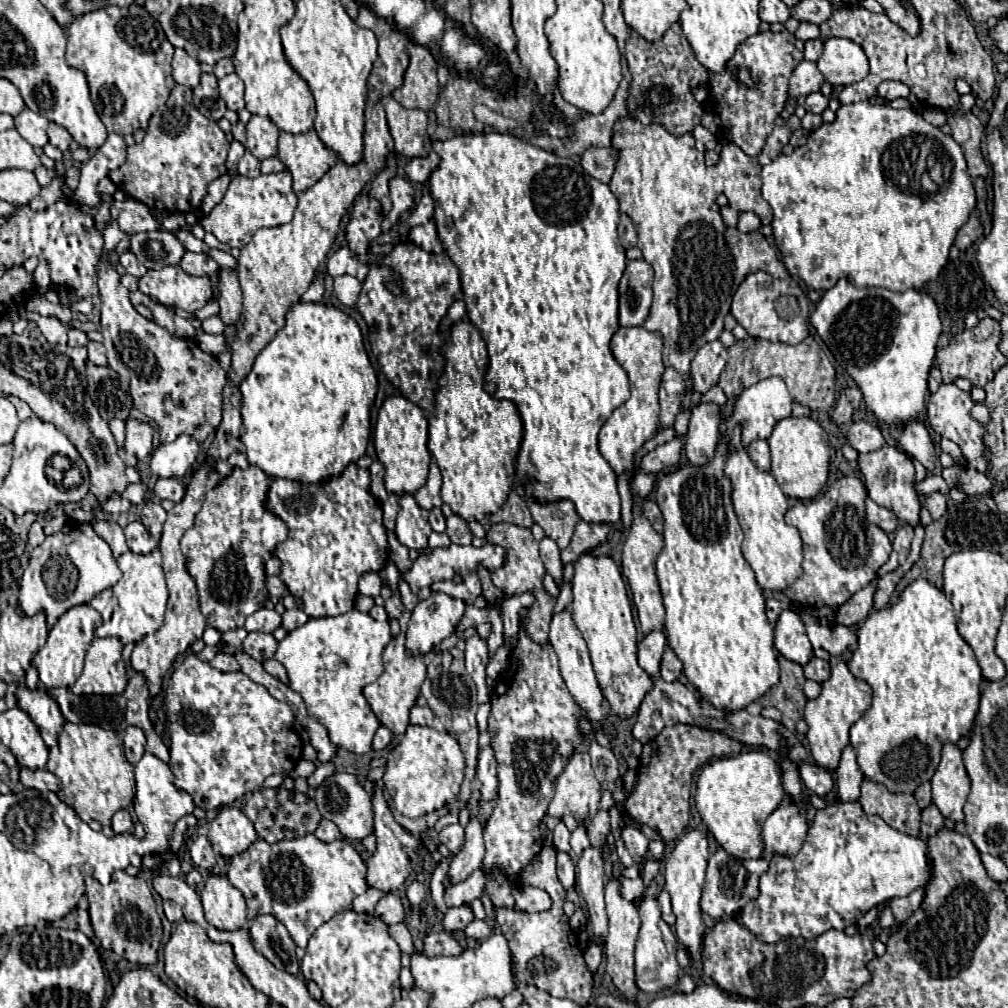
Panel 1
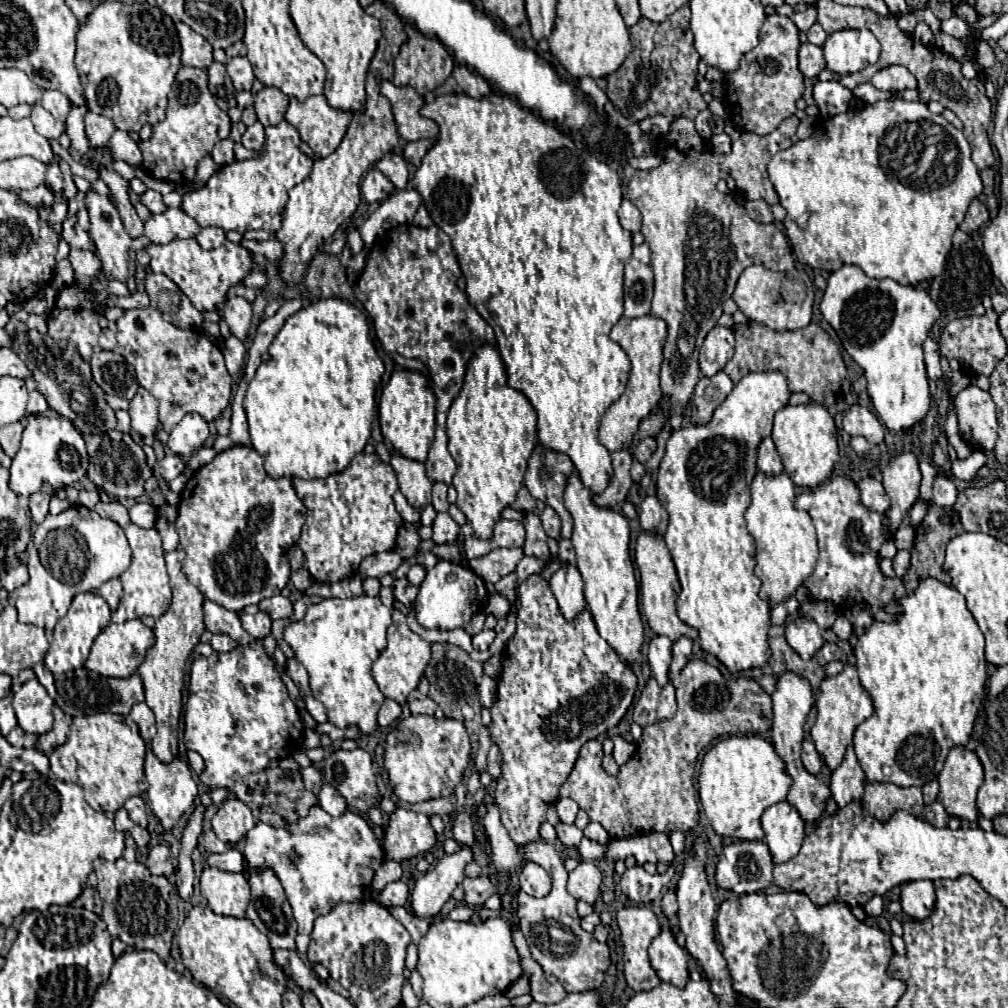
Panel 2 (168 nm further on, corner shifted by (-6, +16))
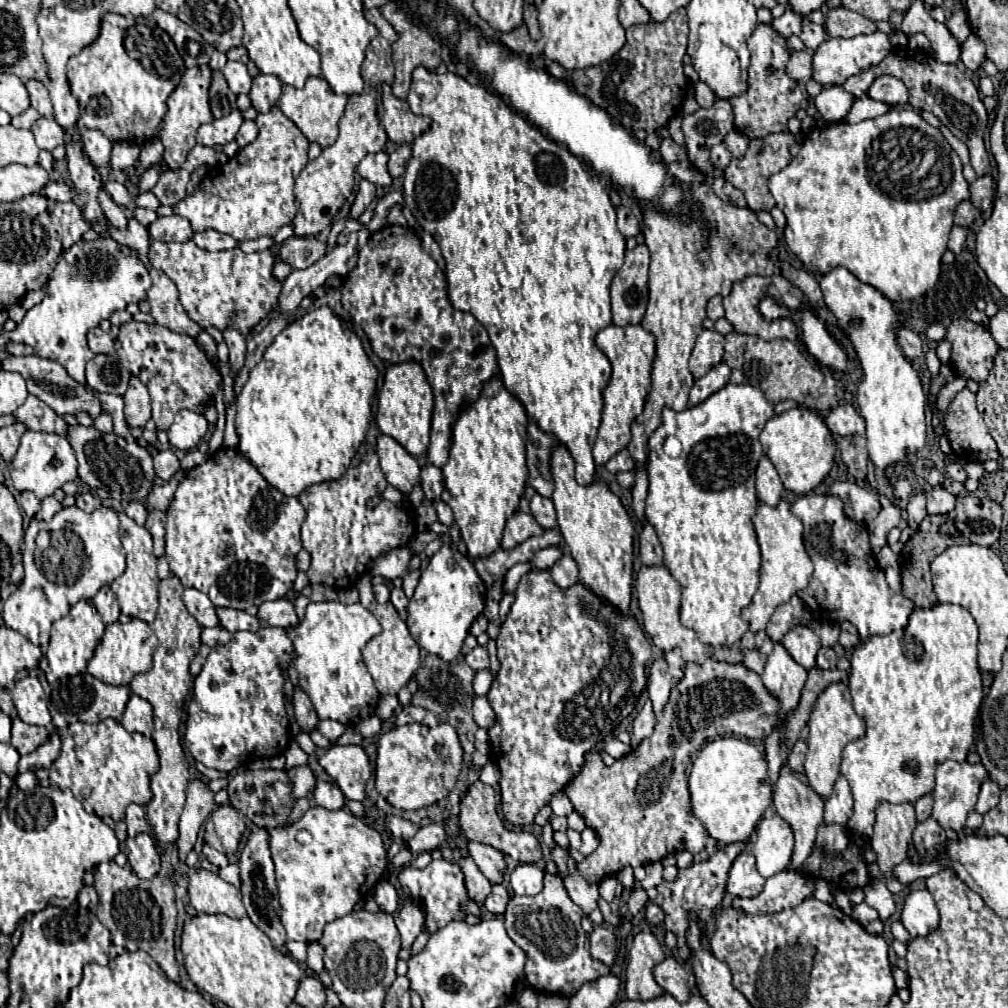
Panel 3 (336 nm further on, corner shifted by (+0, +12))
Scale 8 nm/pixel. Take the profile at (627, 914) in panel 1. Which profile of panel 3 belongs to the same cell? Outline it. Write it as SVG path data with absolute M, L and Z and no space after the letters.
M641 930L633 938L629 950L629 964L625 970L625 990L631 1000L651 1000L663 994L663 988L655 982L651 968L665 958L661 944L649 930Z

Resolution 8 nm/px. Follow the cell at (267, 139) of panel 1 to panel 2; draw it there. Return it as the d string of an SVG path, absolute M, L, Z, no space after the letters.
M265 86L261 92L255 94L255 112L265 128L279 124L287 112L287 106L289 98L279 88Z

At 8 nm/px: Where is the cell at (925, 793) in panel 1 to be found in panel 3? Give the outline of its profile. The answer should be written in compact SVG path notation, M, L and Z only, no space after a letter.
M929 794L921 796L917 802L915 802L915 812L917 812L917 820L925 820L927 816L931 816L931 808L933 808L933 798Z

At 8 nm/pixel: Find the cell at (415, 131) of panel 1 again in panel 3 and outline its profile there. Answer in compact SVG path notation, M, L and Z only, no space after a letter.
M383 84L383 128L395 144L411 144L415 138L430 128L431 120L425 116L417 116L411 112L405 100L399 100L391 94L391 88Z

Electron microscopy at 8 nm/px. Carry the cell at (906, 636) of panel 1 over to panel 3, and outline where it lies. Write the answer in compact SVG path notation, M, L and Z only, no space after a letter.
M935 604L931 608L915 608L901 636L871 636L855 648L851 656L849 690L855 712L867 722L867 732L863 738L845 746L841 774L849 780L855 800L853 818L847 822L847 828L865 840L869 840L873 832L875 806L879 802L917 802L917 798L933 790L939 762L965 762L967 752L973 746L975 716L984 698L977 666L977 634L977 624L965 608L957 604Z

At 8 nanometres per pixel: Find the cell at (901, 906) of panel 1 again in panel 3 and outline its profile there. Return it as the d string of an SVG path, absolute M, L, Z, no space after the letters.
M913 890L907 894L901 922L911 936L927 936L939 926L939 912L933 896L927 890Z

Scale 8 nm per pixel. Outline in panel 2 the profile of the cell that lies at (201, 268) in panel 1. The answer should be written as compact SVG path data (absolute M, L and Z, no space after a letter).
M201 228L201 232L197 234L197 242L201 248L211 250L211 248L219 248L221 244L225 244L225 232L221 228Z

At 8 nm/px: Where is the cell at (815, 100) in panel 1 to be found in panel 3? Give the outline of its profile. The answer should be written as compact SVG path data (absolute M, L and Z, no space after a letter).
M825 86L813 98L815 108L825 122L841 122L847 116L853 100L855 98L849 92L845 92L841 86Z

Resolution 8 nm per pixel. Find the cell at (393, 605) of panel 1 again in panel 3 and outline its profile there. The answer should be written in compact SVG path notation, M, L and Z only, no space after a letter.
M393 588L391 590L391 604L397 608L397 612L403 612L407 608L407 596L403 592L403 588Z

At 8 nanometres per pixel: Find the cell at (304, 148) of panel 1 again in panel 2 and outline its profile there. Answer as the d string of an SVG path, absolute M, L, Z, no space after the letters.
M319 94L309 96L305 102L291 98L285 120L299 130L301 140L315 150L317 158L321 158L329 156L341 144L351 122L351 112L331 108L325 96Z

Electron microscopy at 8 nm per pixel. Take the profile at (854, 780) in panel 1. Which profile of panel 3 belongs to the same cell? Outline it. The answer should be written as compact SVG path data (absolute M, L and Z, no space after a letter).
M841 774L835 782L833 794L825 800L825 822L847 824L853 816L853 796L847 778Z

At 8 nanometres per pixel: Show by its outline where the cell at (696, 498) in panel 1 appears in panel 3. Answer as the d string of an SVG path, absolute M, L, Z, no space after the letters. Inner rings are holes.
M727 384L725 388L721 388L719 392L711 394L703 404L697 404L695 408L687 408L683 412L673 412L669 408L665 408L663 412L663 424L651 434L649 438L649 494L647 494L647 506L645 506L645 518L647 522L657 530L657 536L661 540L663 546L663 564L669 568L669 572L673 574L673 578L681 584L683 588L683 598L681 598L681 624L685 628L695 630L695 634L699 636L699 640L703 644L725 644L725 646L733 646L737 642L741 642L743 634L749 630L749 624L741 618L741 610L747 608L751 604L751 598L759 586L759 566L761 566L761 554L759 554L759 544L755 538L755 530L753 530L753 514L755 514L755 506L757 506L757 494L755 494L755 468L759 458L763 456L761 450L761 442L759 442L759 434L763 432L765 422L773 416L773 404L769 400L765 400L765 394L749 384ZM667 436L677 436L683 444L683 452L679 458L669 458L663 452L663 442Z

